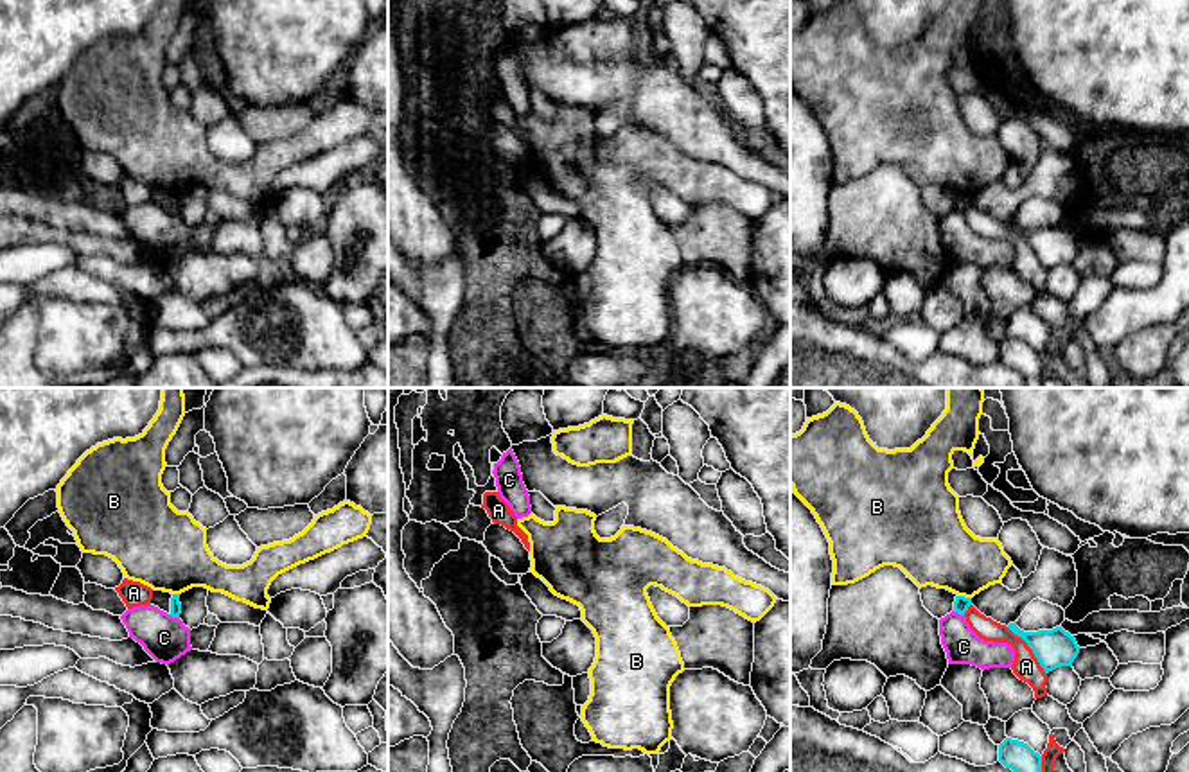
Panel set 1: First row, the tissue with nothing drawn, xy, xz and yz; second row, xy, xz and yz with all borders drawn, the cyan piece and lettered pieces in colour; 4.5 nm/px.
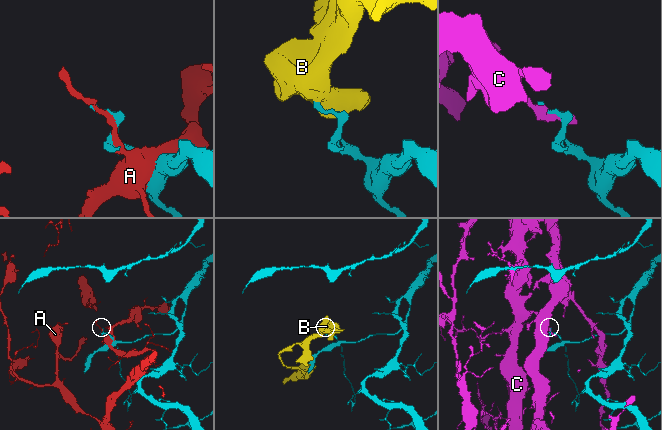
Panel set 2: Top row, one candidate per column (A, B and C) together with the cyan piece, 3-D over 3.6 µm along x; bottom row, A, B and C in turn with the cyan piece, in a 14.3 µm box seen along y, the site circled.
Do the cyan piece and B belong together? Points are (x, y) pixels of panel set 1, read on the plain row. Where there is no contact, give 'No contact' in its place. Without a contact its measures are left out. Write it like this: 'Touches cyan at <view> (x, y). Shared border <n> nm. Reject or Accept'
Touches cyan at yz (963, 194). Shared border 70 nm. Reject

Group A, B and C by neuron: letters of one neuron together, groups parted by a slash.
A / B / C

